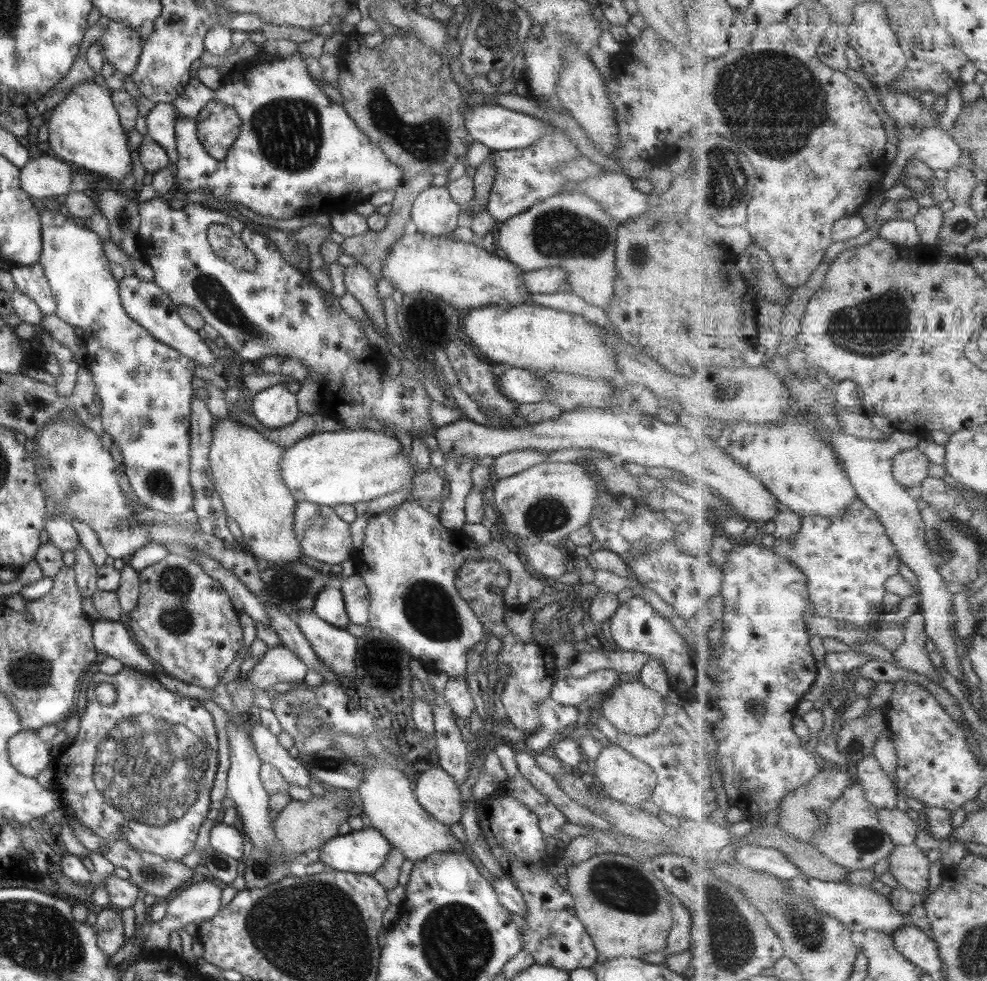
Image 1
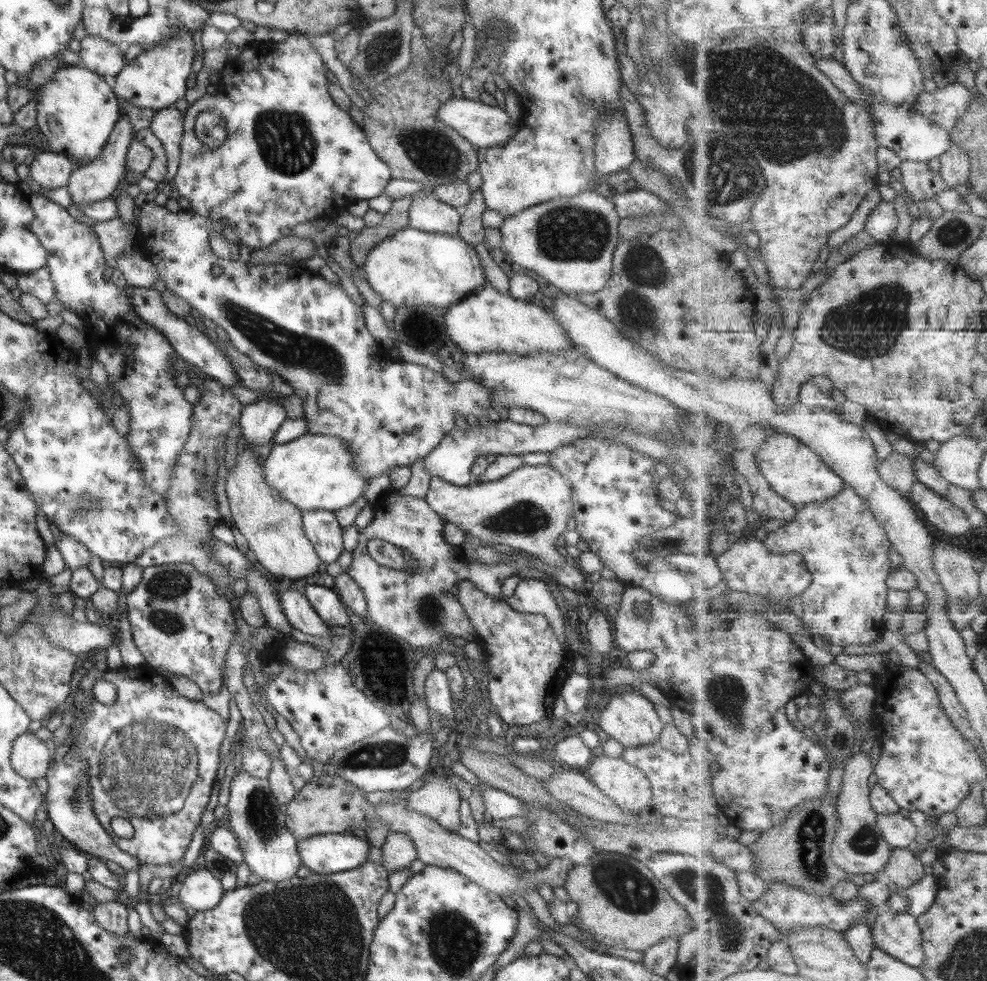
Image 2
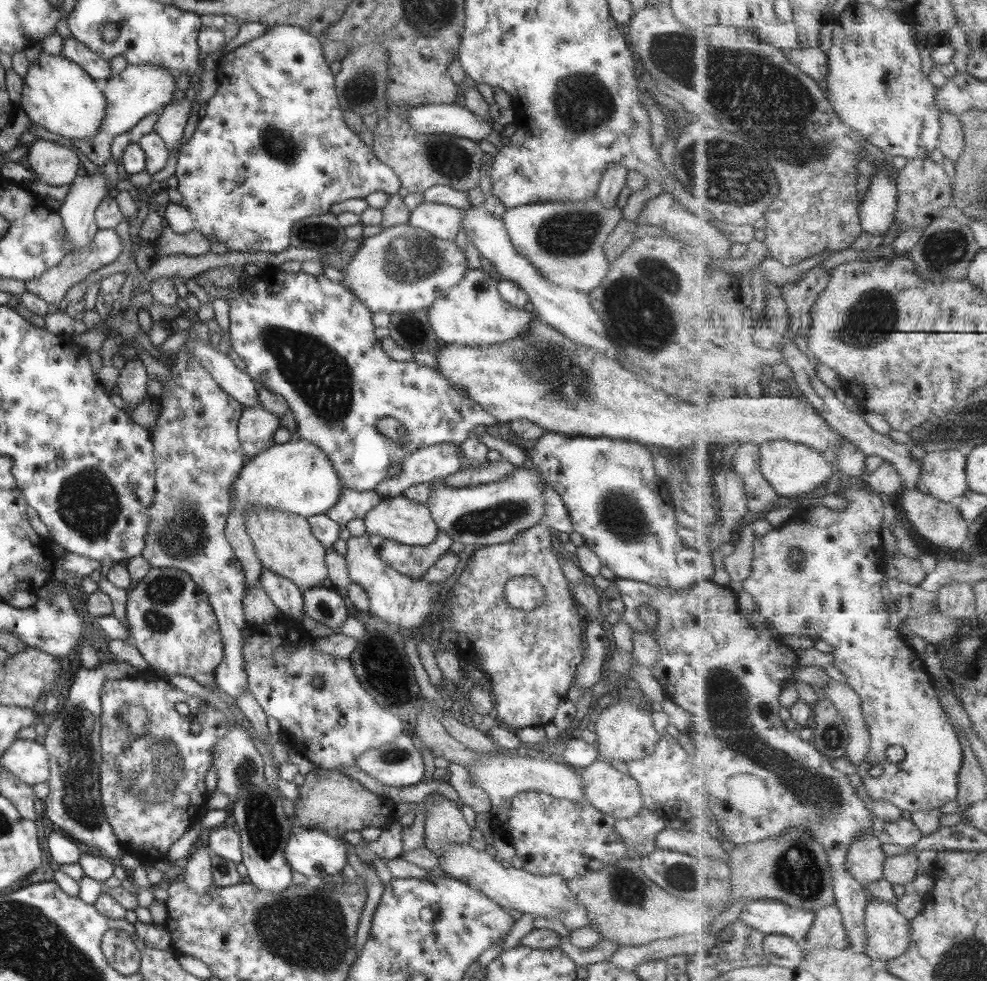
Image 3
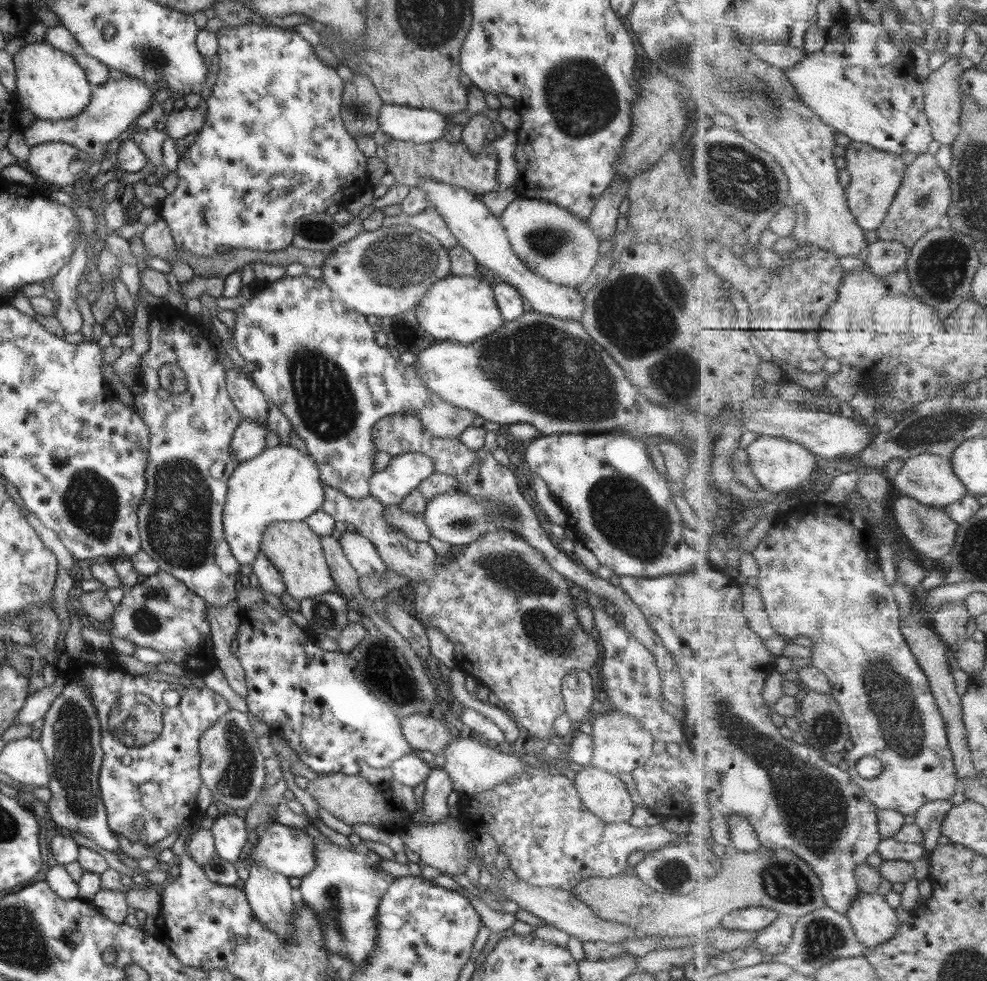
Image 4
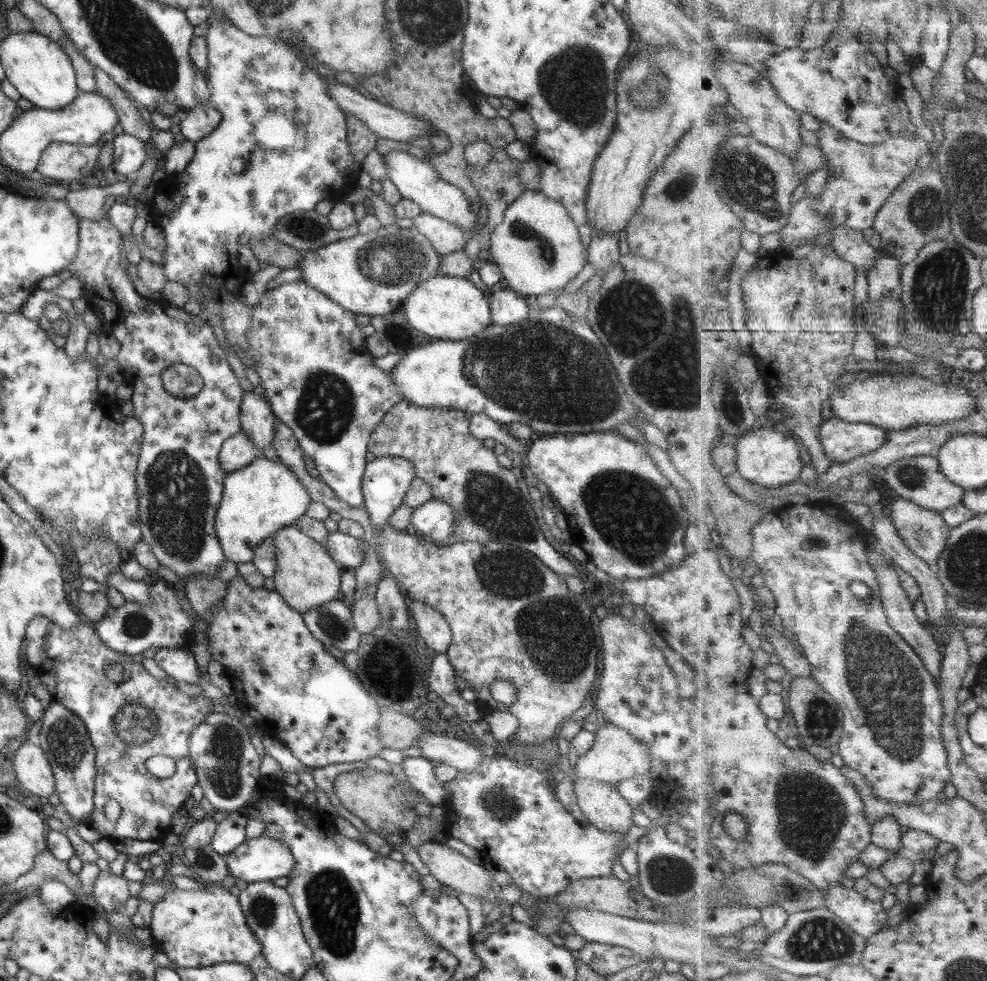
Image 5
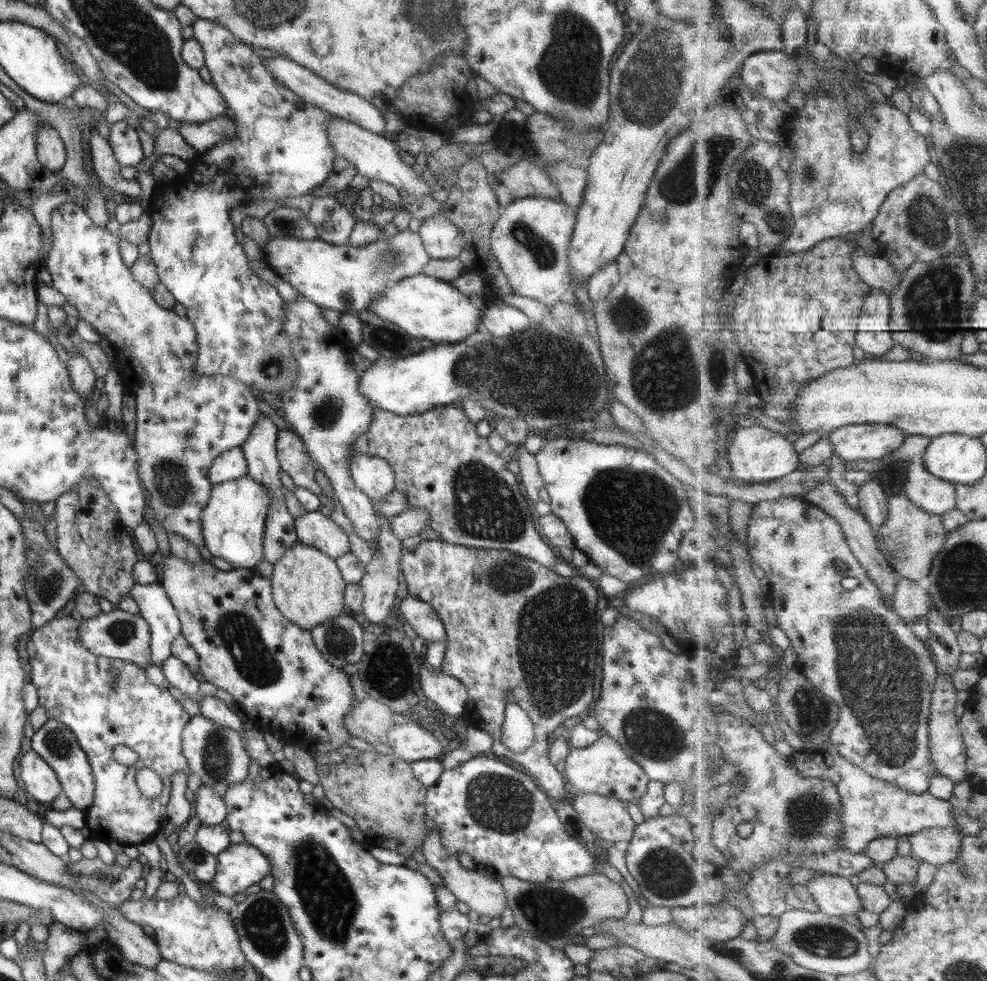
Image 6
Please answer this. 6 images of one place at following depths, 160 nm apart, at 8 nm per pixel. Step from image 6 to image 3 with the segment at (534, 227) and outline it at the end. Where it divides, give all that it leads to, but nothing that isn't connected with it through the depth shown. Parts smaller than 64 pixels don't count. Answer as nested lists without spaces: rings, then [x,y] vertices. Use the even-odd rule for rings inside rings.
[[[593,197],[587,202],[544,202],[514,206],[506,208],[500,219],[515,252],[529,261],[542,277],[557,286],[571,287],[588,293],[598,286],[607,272],[609,264],[605,260],[602,246],[620,218],[621,211],[616,206],[603,208],[598,199]]]

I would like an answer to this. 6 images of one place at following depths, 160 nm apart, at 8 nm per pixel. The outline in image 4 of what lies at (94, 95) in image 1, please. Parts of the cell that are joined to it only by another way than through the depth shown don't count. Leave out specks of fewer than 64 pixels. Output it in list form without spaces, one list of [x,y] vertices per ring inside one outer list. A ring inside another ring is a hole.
[[[43,41],[25,43],[12,55],[12,61],[15,72],[15,89],[13,95],[16,97],[17,104],[21,110],[25,109],[31,112],[35,119],[43,119],[46,121],[63,120],[75,116],[81,109],[87,107],[91,92],[89,83],[85,79],[85,74],[81,67],[73,60],[72,56],[57,50],[50,44]]]

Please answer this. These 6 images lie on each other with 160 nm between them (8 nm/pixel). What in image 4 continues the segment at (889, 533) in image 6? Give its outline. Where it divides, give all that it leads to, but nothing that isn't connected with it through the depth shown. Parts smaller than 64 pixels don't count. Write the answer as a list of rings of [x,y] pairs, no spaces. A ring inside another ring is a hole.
[[[901,496],[893,504],[893,516],[902,534],[910,541],[912,548],[927,559],[941,560],[953,550],[960,527],[958,522],[943,507],[927,506],[918,499]]]

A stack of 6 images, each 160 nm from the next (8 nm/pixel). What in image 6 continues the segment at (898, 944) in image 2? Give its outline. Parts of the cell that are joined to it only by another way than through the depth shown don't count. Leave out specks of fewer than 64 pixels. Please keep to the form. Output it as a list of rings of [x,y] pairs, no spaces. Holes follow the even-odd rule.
[[[823,873],[810,878],[806,885],[824,914],[858,918],[857,912],[865,910],[857,887],[847,877]]]

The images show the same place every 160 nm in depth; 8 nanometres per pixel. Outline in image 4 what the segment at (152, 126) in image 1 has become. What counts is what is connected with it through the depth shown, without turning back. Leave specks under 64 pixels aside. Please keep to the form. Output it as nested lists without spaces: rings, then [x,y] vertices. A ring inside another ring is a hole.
[[[205,101],[195,108],[173,110],[169,115],[162,115],[160,121],[165,124],[165,134],[173,140],[183,138],[191,132],[198,132],[204,125],[206,115]]]

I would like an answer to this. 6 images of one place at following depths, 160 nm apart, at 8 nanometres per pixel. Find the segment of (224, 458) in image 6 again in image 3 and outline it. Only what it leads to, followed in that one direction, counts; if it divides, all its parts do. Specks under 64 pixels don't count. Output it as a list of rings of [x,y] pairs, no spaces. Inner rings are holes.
[[[261,404],[244,408],[237,426],[237,439],[246,459],[274,446],[273,434],[280,427],[279,417],[267,412]]]

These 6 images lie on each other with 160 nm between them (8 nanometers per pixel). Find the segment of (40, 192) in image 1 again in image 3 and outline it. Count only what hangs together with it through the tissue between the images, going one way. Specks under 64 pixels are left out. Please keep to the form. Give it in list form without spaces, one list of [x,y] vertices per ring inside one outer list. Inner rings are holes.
[[[44,139],[33,141],[27,148],[27,164],[37,180],[49,186],[63,186],[76,177],[81,165],[75,151]]]

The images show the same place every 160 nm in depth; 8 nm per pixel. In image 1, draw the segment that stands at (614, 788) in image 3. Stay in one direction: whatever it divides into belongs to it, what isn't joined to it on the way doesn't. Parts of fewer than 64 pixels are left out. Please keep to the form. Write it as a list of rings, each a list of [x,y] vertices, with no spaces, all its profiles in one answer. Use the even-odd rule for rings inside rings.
[[[604,743],[593,764],[593,773],[597,780],[601,782],[601,793],[605,796],[632,806],[638,806],[638,804],[648,800],[650,797],[655,786],[656,776],[644,762],[637,760],[632,754],[617,746],[617,744],[615,746],[608,746]]]

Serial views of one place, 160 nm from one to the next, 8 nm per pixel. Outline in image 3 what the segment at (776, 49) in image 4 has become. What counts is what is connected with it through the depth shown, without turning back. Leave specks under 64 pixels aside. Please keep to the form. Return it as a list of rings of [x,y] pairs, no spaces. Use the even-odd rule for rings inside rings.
[[[820,47],[784,49],[791,64],[798,66],[805,74],[822,83],[829,74],[829,57]]]

